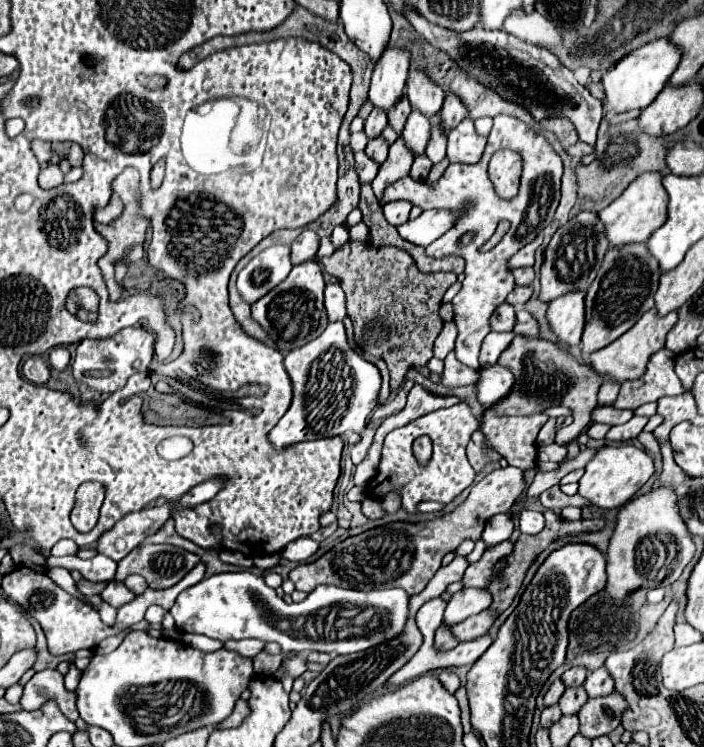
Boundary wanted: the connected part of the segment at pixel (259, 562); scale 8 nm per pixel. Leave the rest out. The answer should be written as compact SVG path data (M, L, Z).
M279 553L273 555L262 555L254 558L254 566L262 570L272 569L280 563Z

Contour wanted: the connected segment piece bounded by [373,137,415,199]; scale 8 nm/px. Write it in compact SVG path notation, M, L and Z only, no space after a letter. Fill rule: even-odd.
M403 137L397 139L397 141L391 145L389 157L387 157L385 163L379 167L379 173L377 173L375 181L373 181L373 191L375 191L377 199L381 197L381 191L383 191L387 185L391 185L391 183L395 183L397 179L409 175L409 169L411 169L411 165L413 165L413 159L415 159L415 153L407 147L407 143L405 143Z

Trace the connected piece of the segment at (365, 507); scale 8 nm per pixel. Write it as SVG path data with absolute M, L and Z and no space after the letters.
M361 501L361 511L369 519L381 519L383 515L387 515L377 501Z

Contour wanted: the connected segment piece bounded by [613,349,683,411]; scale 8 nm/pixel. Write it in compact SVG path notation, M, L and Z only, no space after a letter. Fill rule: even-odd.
M661 349L649 359L645 375L621 383L621 391L613 407L633 411L641 405L641 401L657 401L657 397L663 395L679 395L681 387L683 385L675 375L673 351Z

